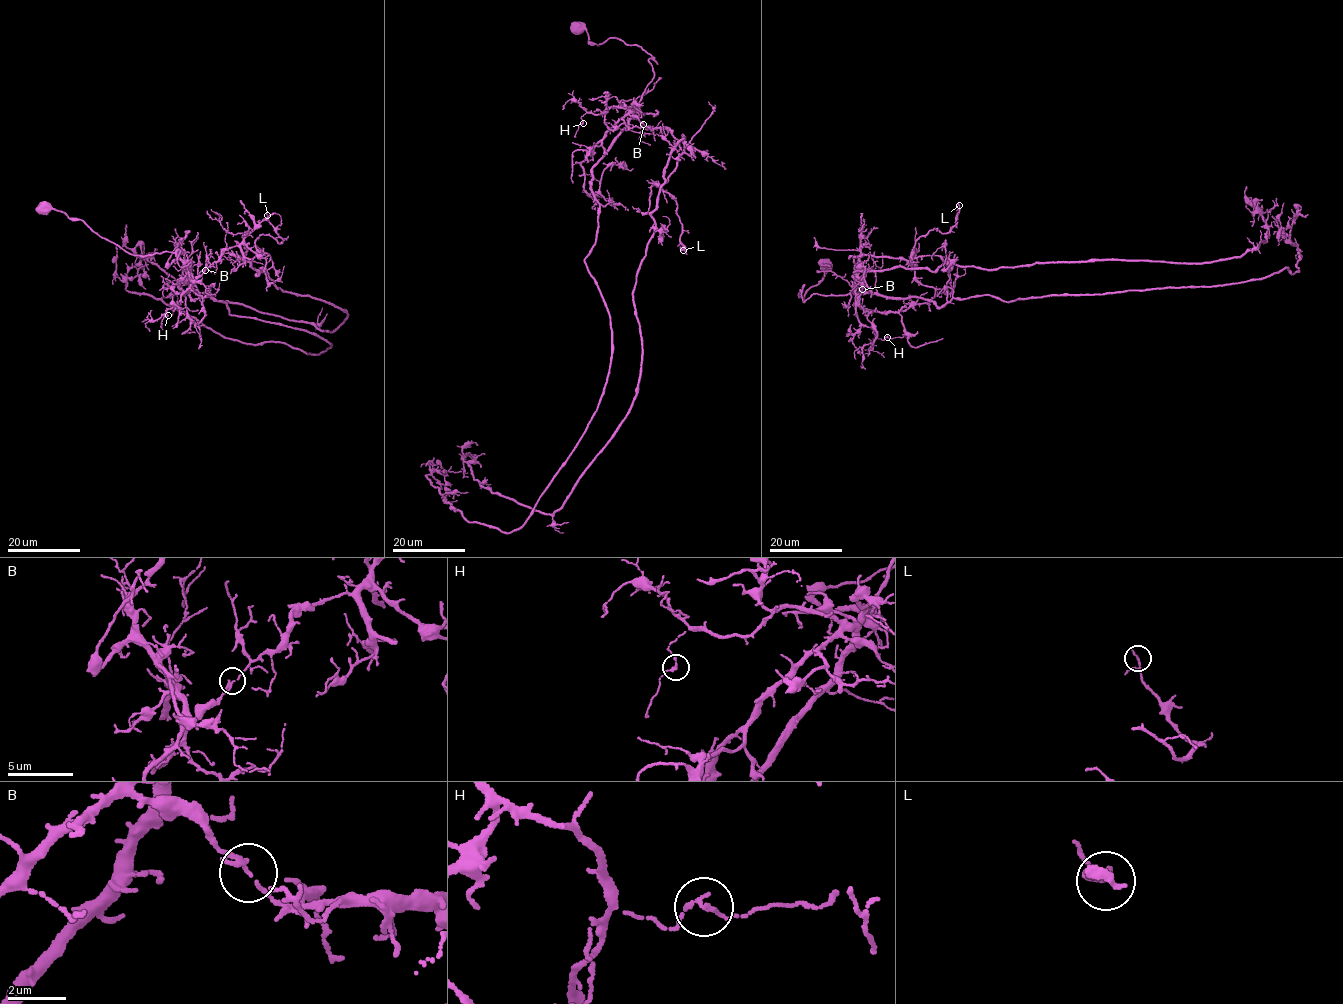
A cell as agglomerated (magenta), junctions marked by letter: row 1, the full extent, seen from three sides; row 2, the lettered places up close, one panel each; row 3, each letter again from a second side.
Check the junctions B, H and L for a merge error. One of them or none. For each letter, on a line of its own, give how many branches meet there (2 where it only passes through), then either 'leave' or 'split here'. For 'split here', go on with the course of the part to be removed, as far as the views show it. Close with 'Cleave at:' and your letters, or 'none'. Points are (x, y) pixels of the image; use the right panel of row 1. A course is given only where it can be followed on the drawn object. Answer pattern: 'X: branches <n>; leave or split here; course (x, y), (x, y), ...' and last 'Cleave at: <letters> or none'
B: branches 2; split here; course (862, 289), (859, 260), (864, 270), (934, 271), (949, 263), (1208, 263), (1267, 242), (1256, 202), (1251, 226)
H: branches 2; leave
L: branches 2; leave
Cleave at: B

